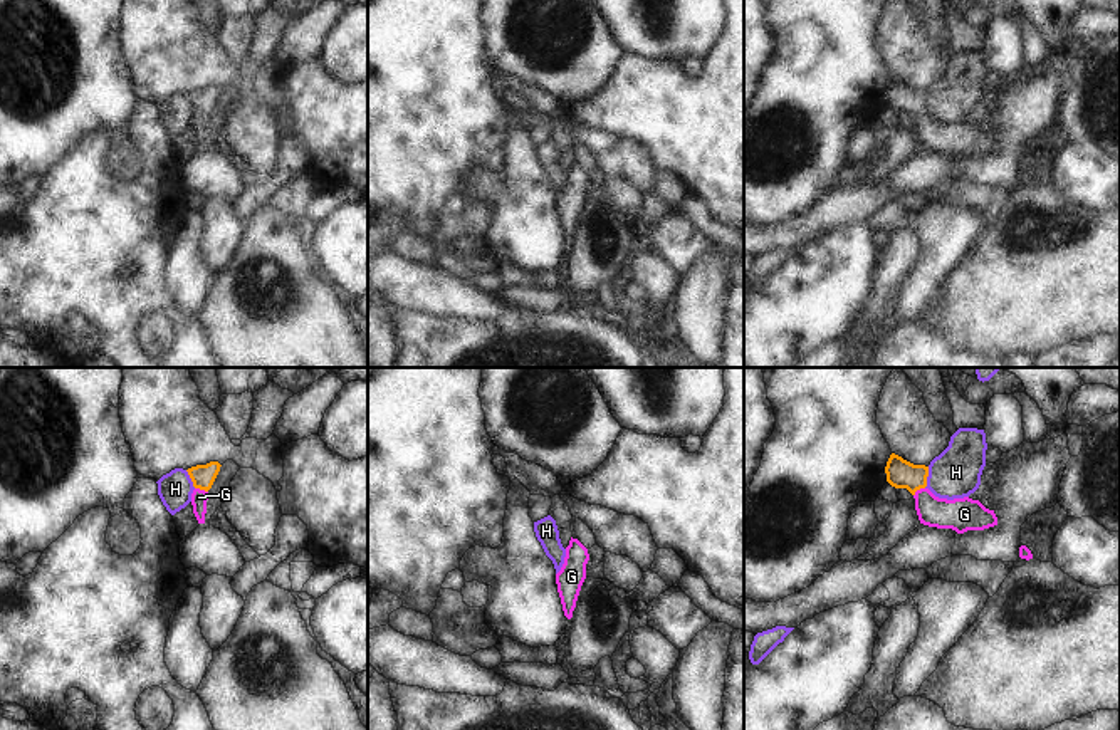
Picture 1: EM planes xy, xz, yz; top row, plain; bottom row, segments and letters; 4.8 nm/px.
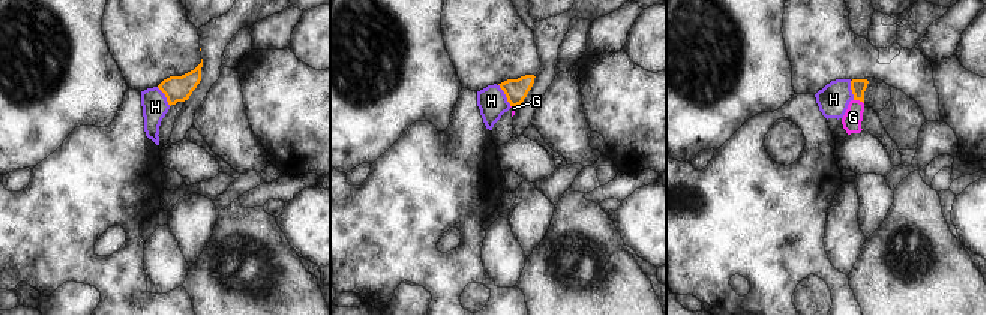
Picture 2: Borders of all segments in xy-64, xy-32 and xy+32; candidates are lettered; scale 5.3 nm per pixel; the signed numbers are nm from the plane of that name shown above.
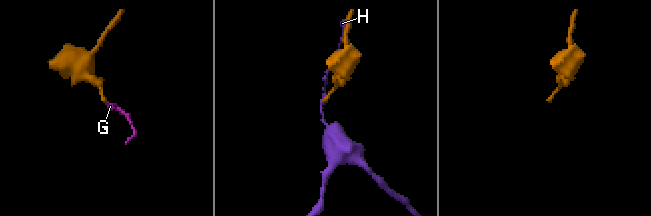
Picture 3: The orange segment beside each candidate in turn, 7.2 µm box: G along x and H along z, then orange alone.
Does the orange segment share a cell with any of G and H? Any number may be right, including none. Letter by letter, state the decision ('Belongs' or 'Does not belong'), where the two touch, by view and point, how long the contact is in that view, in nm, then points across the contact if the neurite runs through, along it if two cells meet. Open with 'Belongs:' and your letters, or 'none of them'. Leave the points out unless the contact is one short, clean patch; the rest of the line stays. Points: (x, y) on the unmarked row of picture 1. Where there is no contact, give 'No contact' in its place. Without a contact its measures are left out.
Belongs: G
G: Belongs. Touches orange at xy (202, 113). Shared border 70 nm. Path across: xy (202, 99), (202, 113), (198, 121)
H: Does not belong. Touches orange at yz (927, 99). Shared border 110 nm. Boundary: yz (929, 91), (924, 111).

